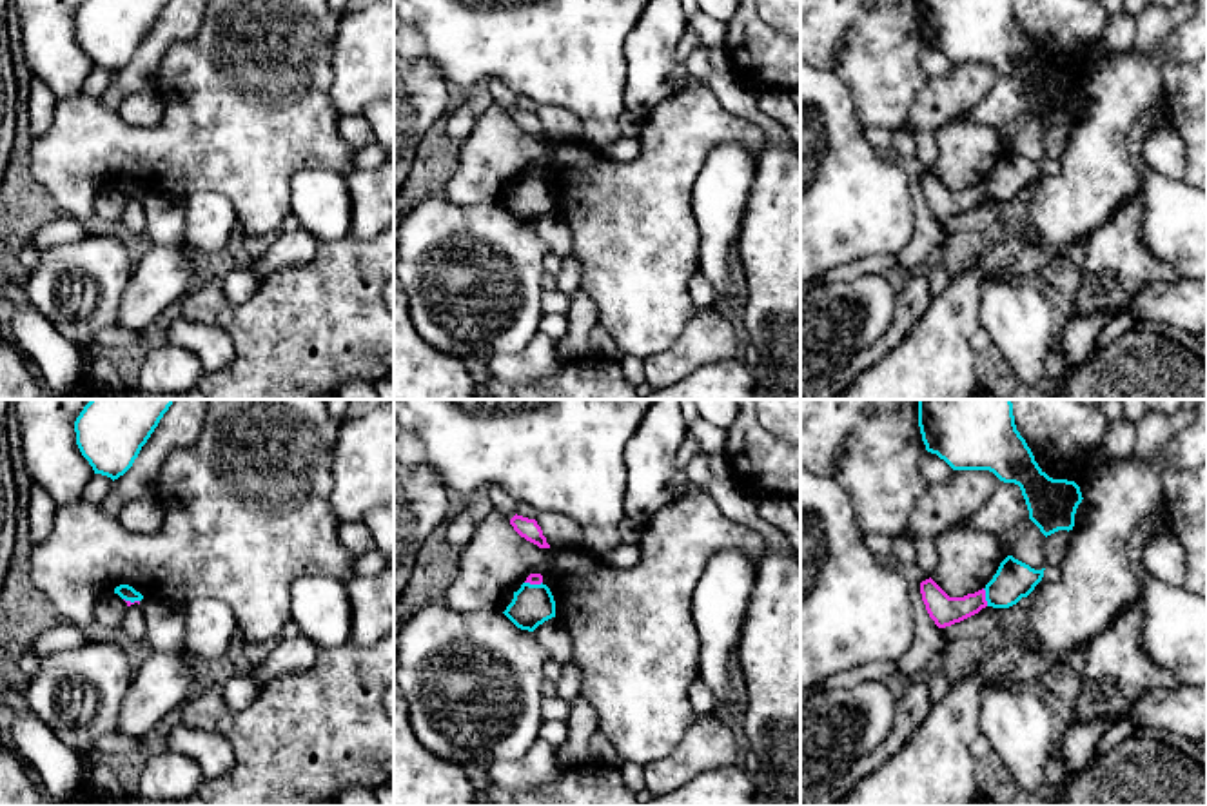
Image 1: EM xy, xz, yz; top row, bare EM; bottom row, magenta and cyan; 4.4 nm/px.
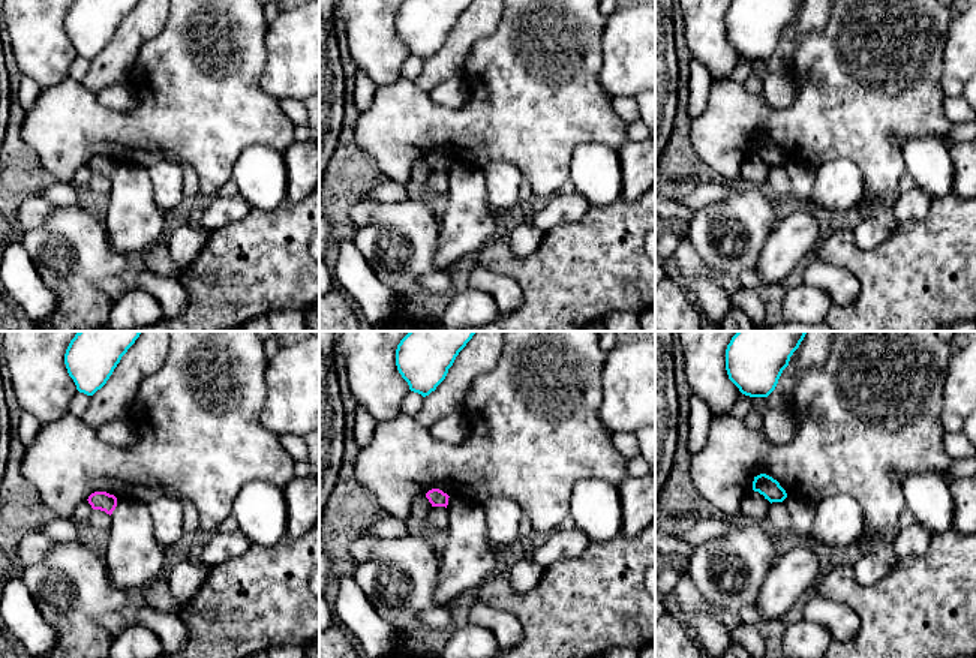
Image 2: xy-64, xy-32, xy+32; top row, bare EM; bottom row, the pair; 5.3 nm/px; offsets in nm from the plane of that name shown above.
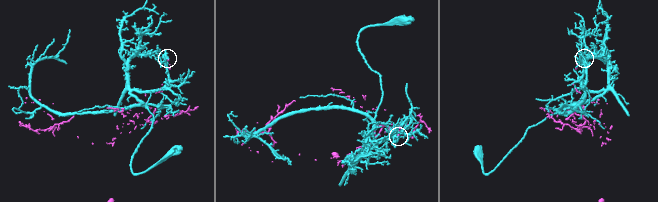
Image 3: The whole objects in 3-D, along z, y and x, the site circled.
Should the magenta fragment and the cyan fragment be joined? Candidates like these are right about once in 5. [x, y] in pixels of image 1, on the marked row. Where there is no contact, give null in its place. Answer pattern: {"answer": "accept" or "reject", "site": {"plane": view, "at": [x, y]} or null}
{"answer": "reject", "site": {"plane": "yz", "at": [984, 598]}}

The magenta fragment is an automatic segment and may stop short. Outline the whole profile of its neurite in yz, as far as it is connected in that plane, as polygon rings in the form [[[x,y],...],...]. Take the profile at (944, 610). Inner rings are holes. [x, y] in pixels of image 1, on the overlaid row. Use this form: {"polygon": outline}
{"polygon": [[[931,577],[920,583],[922,601],[938,628],[960,623],[987,606],[986,590],[949,597]]]}

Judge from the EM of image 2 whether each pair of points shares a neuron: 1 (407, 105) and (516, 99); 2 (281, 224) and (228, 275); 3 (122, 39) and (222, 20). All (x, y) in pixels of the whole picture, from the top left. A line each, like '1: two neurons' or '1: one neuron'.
1: one neuron
2: one neuron
3: two neurons

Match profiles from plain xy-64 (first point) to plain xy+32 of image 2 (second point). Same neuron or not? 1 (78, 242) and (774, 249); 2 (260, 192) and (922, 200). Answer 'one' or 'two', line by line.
1: two
2: two

